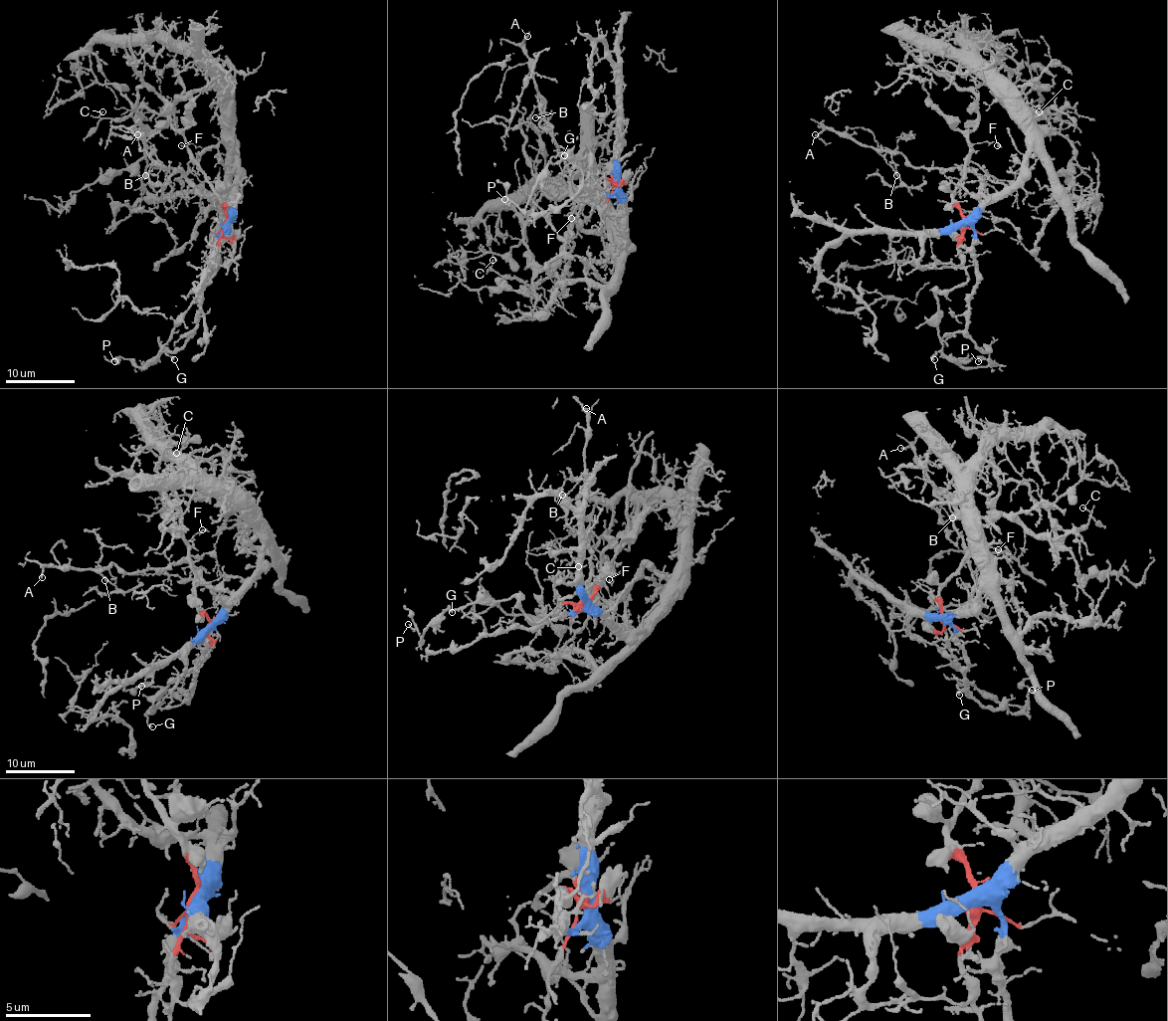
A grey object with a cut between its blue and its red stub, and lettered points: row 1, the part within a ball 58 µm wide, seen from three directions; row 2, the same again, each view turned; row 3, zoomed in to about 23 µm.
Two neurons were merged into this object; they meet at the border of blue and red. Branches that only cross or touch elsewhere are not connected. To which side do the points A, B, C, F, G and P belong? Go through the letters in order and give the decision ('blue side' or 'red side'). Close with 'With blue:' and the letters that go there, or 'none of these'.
A: blue side
B: blue side
C: blue side
F: red side
G: red side
P: red side
With blue: A, B, C

